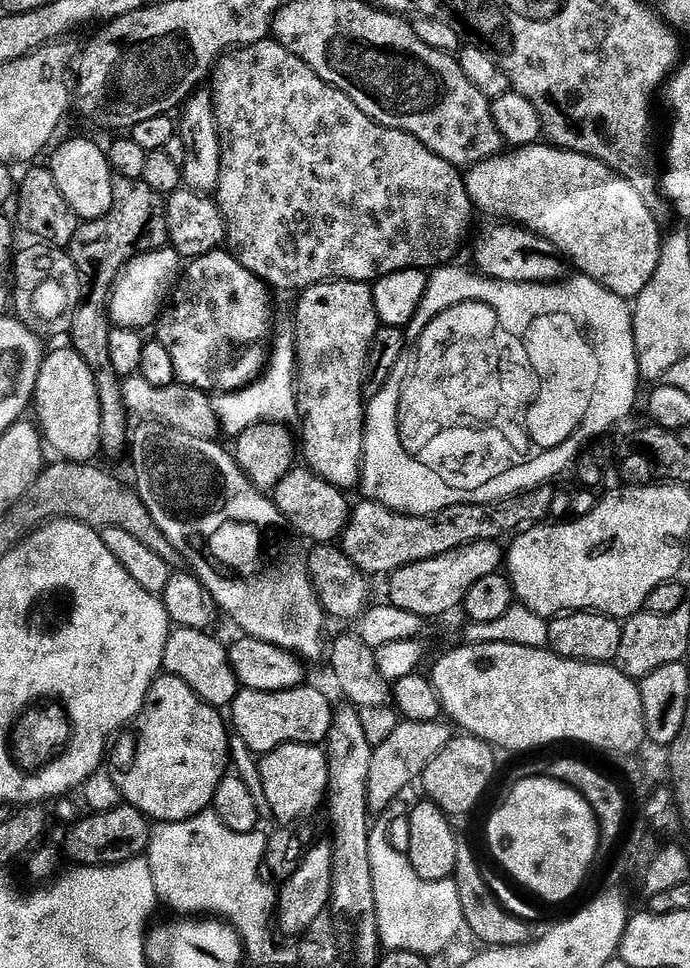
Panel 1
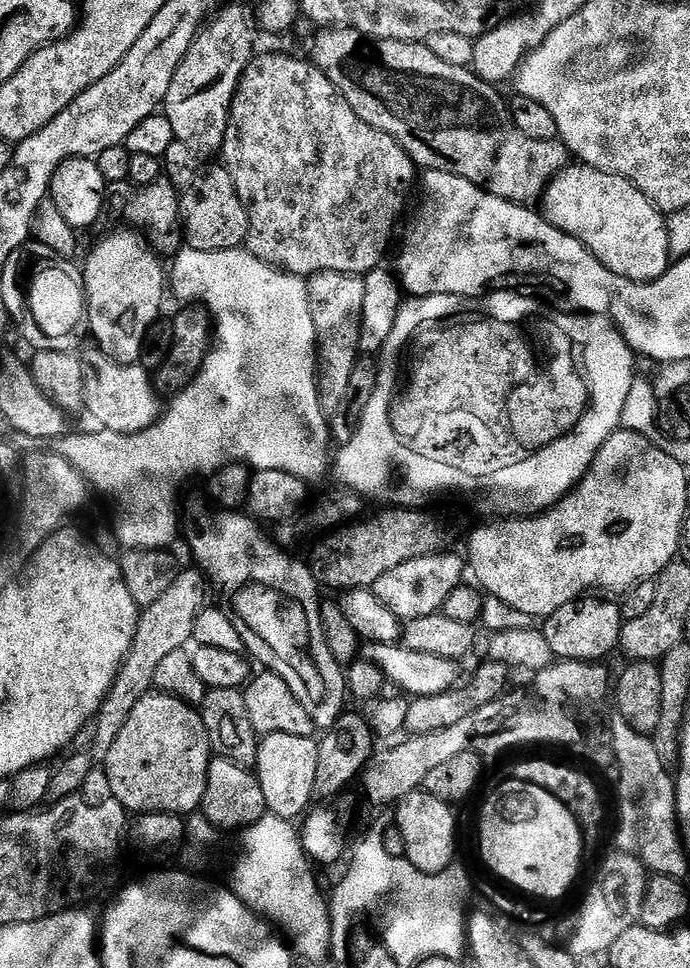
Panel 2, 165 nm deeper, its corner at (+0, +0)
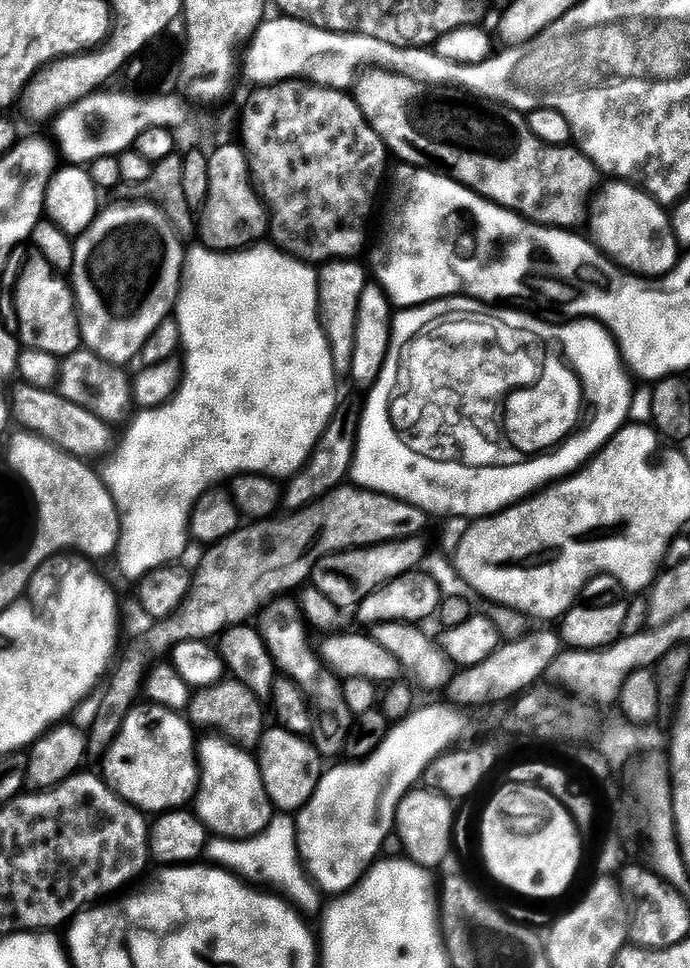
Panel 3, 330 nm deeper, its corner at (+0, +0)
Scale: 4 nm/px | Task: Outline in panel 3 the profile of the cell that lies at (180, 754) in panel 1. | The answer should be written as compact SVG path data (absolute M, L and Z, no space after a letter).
M151 702L137 703L102 757L102 779L121 800L145 814L174 812L193 799L199 783L198 736L179 712Z

